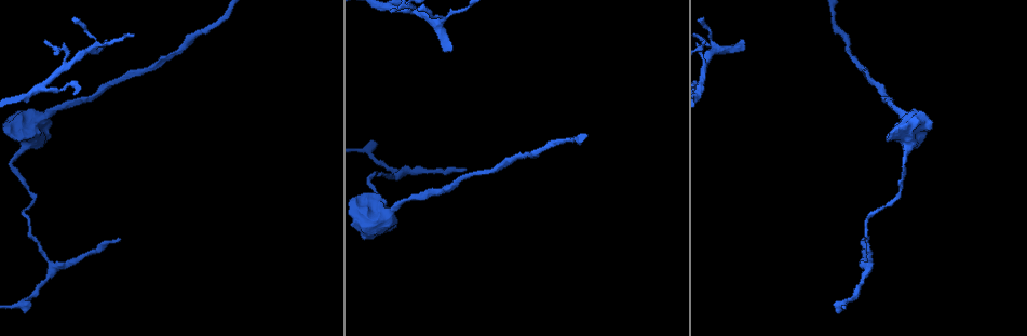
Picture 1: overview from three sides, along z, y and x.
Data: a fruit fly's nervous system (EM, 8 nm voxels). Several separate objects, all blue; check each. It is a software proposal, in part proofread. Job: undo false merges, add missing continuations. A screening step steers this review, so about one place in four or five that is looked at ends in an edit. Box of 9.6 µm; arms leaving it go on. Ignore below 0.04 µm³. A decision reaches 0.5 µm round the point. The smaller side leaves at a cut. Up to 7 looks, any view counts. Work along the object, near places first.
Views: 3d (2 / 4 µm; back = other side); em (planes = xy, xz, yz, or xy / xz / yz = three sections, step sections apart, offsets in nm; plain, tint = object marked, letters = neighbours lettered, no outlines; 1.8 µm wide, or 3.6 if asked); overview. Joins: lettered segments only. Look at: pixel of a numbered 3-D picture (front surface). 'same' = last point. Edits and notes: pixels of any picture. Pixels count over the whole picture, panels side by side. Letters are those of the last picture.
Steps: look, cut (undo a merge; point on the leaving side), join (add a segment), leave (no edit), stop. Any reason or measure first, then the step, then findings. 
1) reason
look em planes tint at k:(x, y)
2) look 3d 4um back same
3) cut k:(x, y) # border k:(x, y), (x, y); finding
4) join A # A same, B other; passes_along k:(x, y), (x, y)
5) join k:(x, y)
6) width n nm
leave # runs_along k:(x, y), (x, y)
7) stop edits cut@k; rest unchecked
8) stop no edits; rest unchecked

tapers out
look 3d 2um at 1:(463, 168)

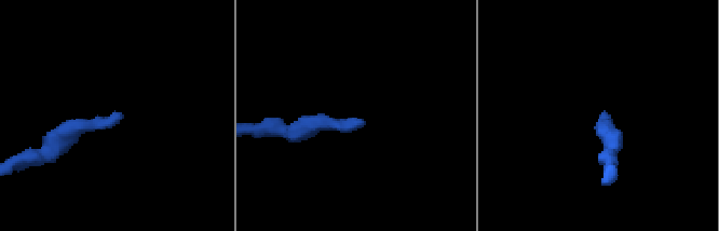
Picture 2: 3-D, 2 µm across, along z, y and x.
look em planes tint at 2:(603, 111)

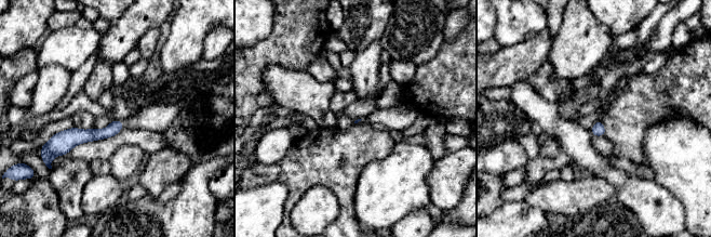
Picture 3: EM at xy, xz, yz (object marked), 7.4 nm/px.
what lies round it
look em planes letters same

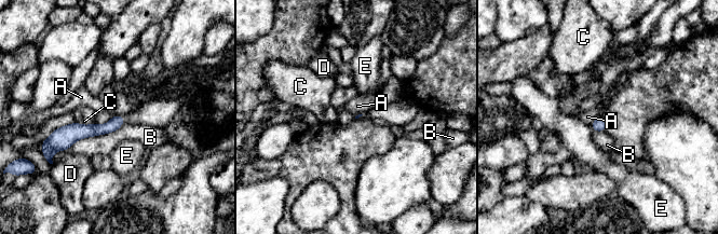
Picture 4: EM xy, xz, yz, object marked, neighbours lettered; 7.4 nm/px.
leave # A other, B other, C other, D other, E other; border 4:(599, 114), (591, 124); none of them fits

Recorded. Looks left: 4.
calibre changes
look em yz step 4 letters at 1:(397, 203)

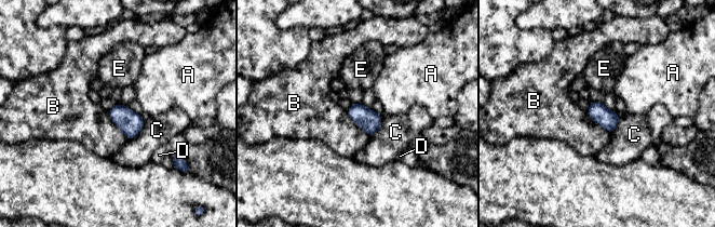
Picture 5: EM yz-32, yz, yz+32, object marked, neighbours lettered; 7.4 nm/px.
leave # A other, B other, C other, D other, E other; border 5:(346, 110), (348, 116), (369, 136); all the same neuron

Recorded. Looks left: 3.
look 3d 2um back at 1:(106, 40)

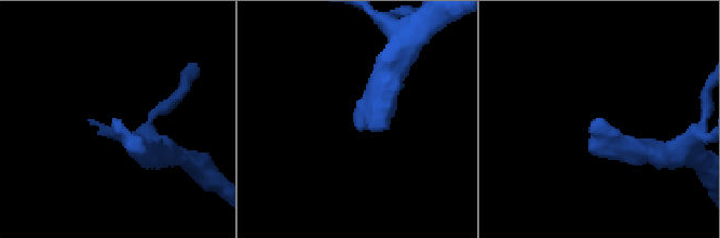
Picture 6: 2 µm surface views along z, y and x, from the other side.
look em planes tint at 6:(115, 121)

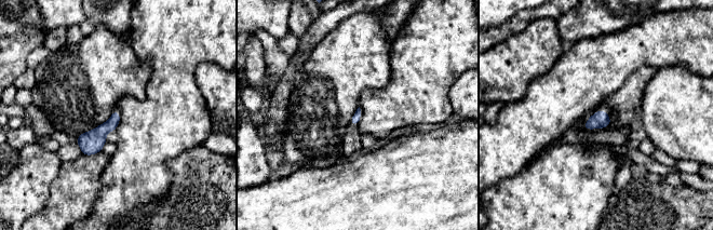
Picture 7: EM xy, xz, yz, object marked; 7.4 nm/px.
look em planes letters same

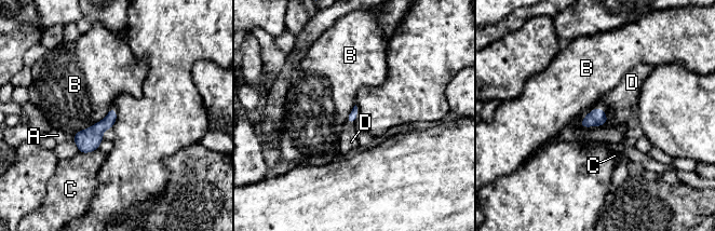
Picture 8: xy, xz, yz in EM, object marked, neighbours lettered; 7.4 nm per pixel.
join D # A other, B other, C other, D same; passes_along 8:(596, 117), (601, 109), (622, 94); it goes on there

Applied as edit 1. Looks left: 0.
stop edits join@8; rest unchecked

